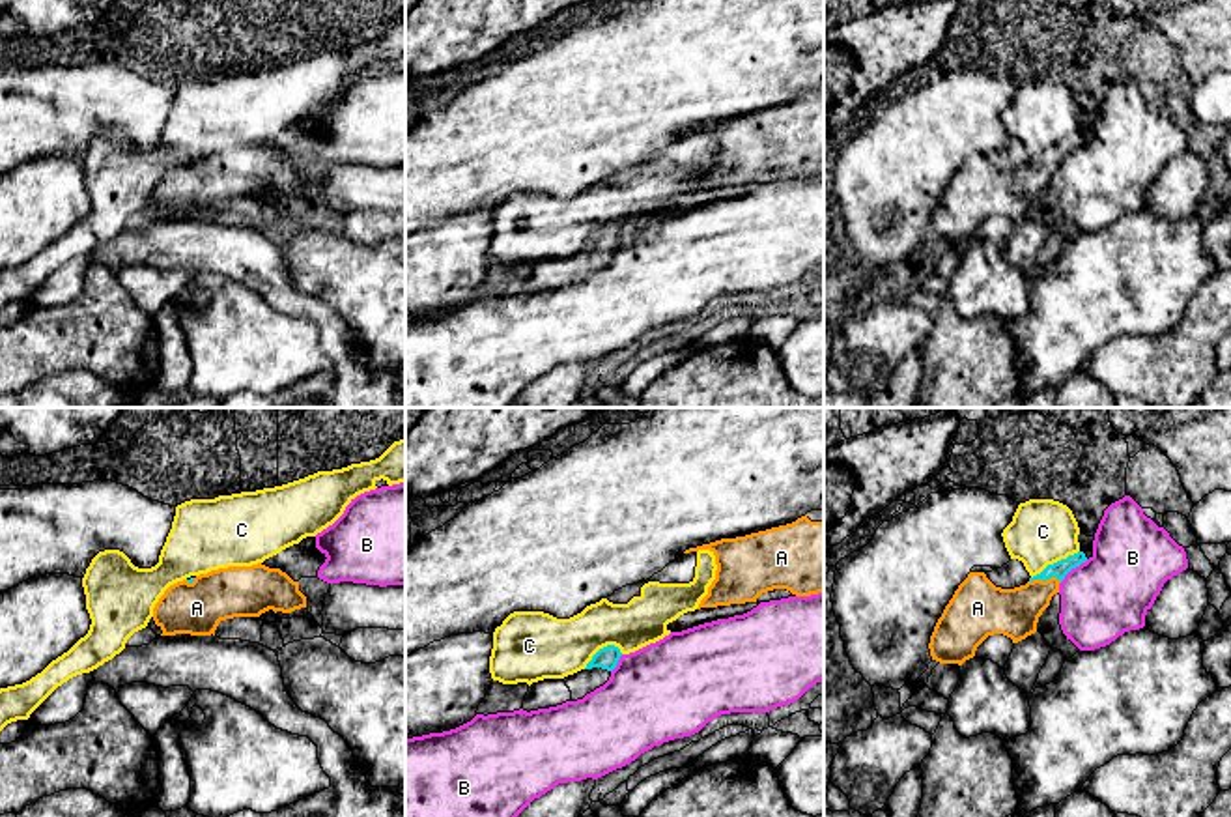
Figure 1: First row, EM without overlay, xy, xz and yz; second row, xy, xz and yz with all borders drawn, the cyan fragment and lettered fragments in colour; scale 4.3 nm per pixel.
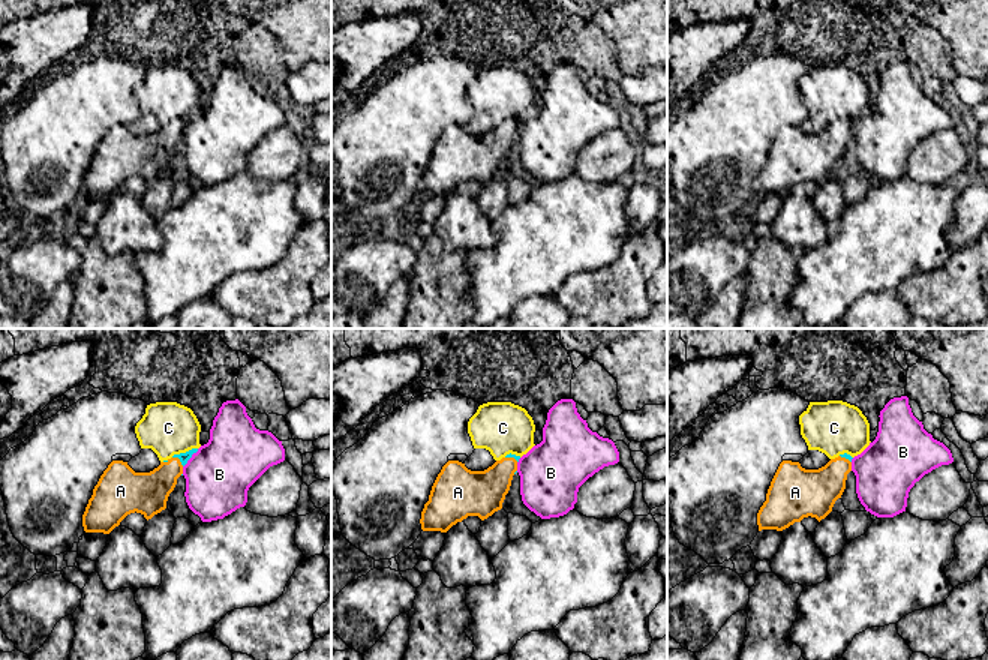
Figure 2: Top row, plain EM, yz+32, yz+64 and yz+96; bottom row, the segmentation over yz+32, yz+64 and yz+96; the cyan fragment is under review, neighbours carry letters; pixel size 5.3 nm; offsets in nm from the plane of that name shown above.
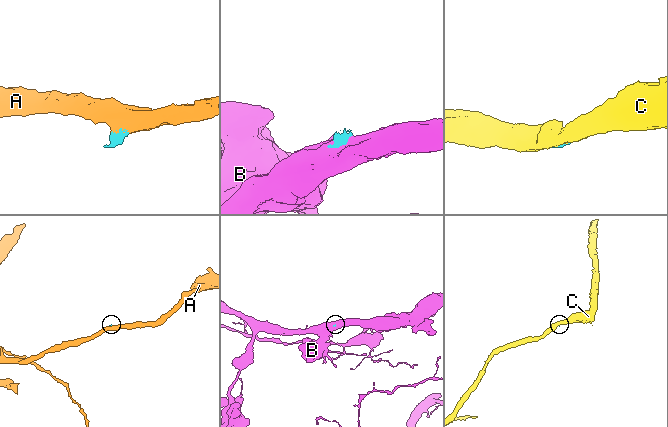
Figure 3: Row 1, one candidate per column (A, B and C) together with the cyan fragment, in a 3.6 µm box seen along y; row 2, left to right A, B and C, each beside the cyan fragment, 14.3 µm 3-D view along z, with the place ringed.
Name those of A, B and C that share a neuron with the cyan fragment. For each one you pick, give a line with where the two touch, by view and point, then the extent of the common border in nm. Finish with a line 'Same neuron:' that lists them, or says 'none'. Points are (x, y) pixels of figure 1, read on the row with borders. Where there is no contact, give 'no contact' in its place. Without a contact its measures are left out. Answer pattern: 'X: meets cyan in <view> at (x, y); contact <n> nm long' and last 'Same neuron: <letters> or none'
A: meets cyan in yz at (1045, 580); contact 140 nm long
Same neuron: A

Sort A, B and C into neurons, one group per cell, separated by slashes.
A / B / C

